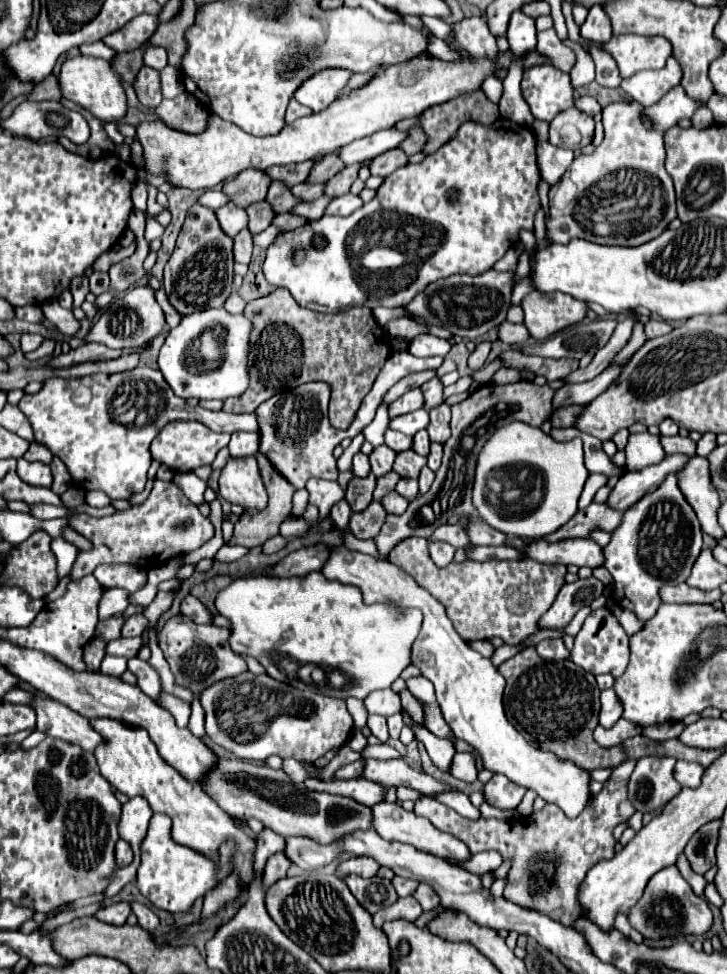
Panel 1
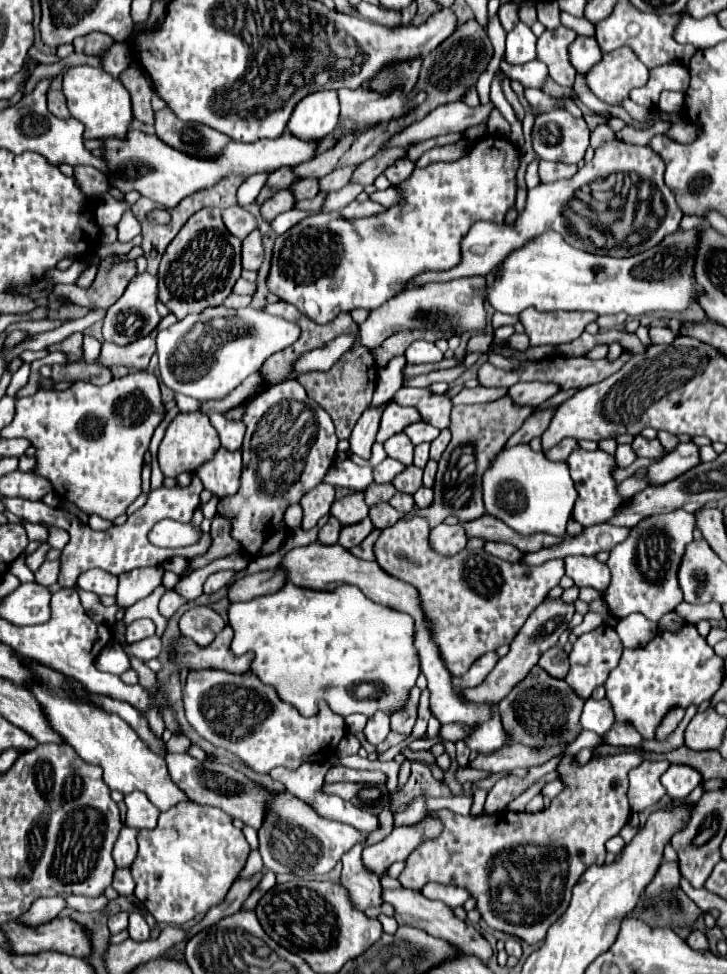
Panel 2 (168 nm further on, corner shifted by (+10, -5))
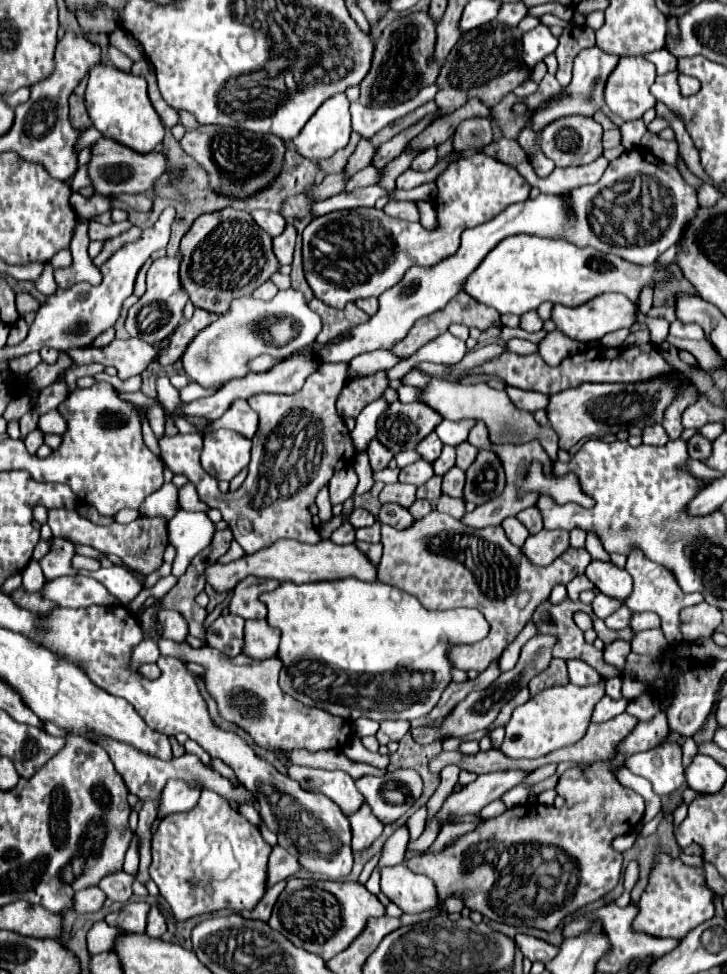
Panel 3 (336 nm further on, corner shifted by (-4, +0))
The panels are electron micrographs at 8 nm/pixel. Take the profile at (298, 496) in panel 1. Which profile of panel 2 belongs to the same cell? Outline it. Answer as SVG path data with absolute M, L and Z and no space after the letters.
M292 504L292 506L288 506L288 510L284 512L284 522L286 522L286 526L289 529L300 528L300 520L303 517L303 510L298 506L298 504Z

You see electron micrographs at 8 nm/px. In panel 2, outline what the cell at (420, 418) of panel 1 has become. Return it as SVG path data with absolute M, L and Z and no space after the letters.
M420 420L420 422L414 422L414 424L406 426L404 434L412 440L412 444L418 444L418 442L432 442L440 434L440 430Z

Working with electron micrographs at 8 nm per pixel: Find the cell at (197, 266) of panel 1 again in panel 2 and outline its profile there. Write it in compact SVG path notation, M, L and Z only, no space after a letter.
M202 208L188 218L162 256L158 268L160 302L164 302L176 318L200 314L204 308L224 302L240 278L240 270L240 240L224 230L218 208Z

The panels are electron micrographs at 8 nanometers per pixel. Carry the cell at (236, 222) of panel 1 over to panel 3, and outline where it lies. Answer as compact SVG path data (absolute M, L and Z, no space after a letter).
M256 209L256 211L252 211L250 215L252 215L252 219L258 221L258 225L260 225L262 229L266 229L266 233L272 235L272 237L280 235L280 233L284 231L284 227L286 227L286 221L284 221L284 217L282 217L280 213Z

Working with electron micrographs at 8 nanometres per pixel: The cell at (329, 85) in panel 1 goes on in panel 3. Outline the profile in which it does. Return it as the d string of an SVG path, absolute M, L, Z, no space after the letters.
M344 93L330 97L320 105L312 119L302 127L298 137L294 137L296 153L304 159L320 163L332 157L338 149L346 147L350 141L350 101Z

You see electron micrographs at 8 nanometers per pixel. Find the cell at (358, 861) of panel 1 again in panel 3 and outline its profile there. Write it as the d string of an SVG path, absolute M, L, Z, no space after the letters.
M520 769L480 775L474 783L470 783L464 789L450 795L446 799L442 811L438 813L438 817L442 819L442 823L446 823L450 813L454 813L458 817L460 815L474 815L490 801L500 799L508 789L520 785L526 777L528 777L528 771L520 771Z

